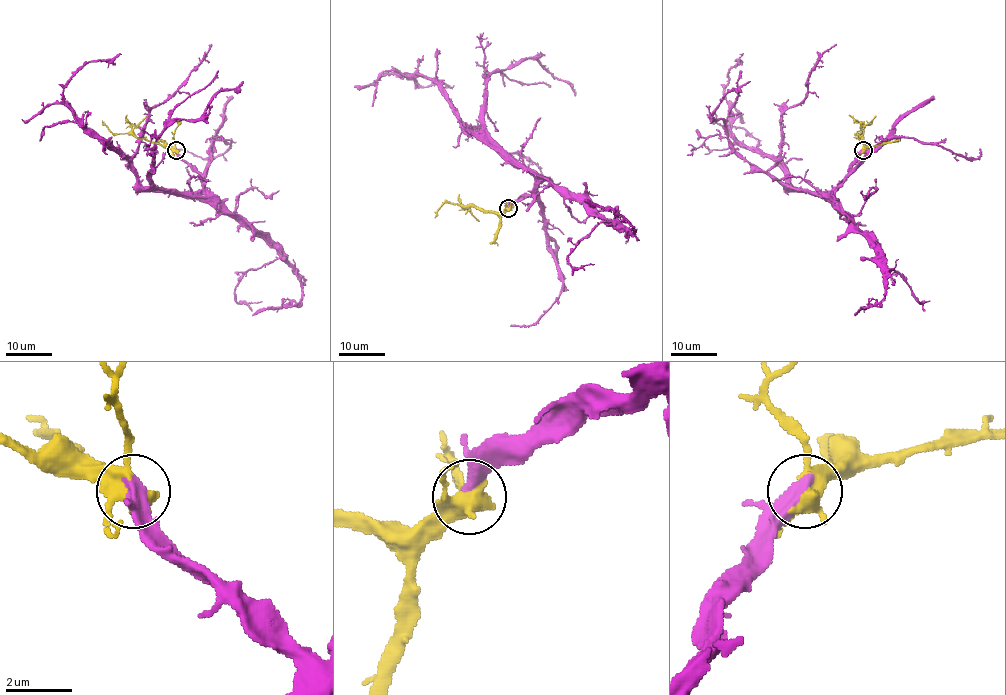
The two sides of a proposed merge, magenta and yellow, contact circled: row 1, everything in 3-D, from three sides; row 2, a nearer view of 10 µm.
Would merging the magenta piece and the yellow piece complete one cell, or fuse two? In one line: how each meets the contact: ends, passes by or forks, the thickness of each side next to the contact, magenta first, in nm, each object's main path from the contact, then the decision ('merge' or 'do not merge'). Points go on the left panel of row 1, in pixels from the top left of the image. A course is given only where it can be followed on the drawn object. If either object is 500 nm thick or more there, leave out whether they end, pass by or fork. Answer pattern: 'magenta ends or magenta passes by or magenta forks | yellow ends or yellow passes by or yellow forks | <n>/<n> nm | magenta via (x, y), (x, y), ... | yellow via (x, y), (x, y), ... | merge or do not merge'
magenta ends | yellow forks | 480/440 nm | magenta via (176, 150), (202, 187), (148, 191), (64, 102), (63, 85), (77, 70), (121, 54) | yellow via (176, 150), (127, 133), (112, 133), (102, 121) | merge

